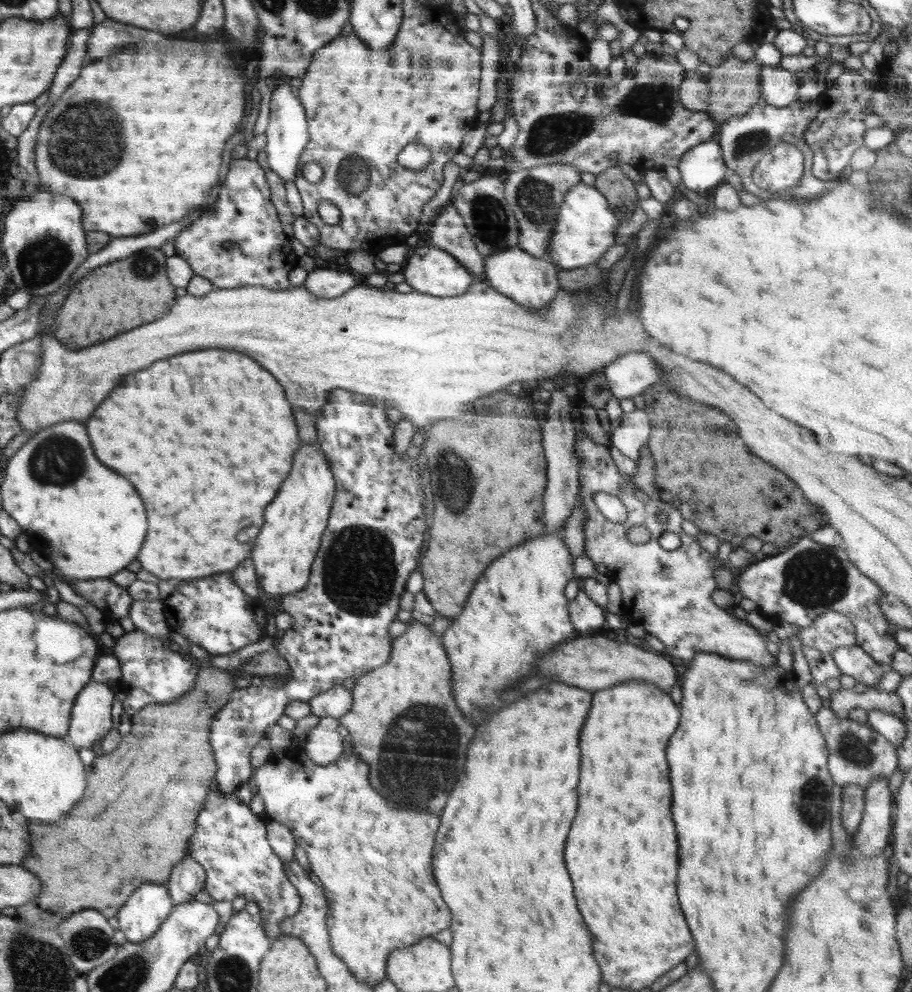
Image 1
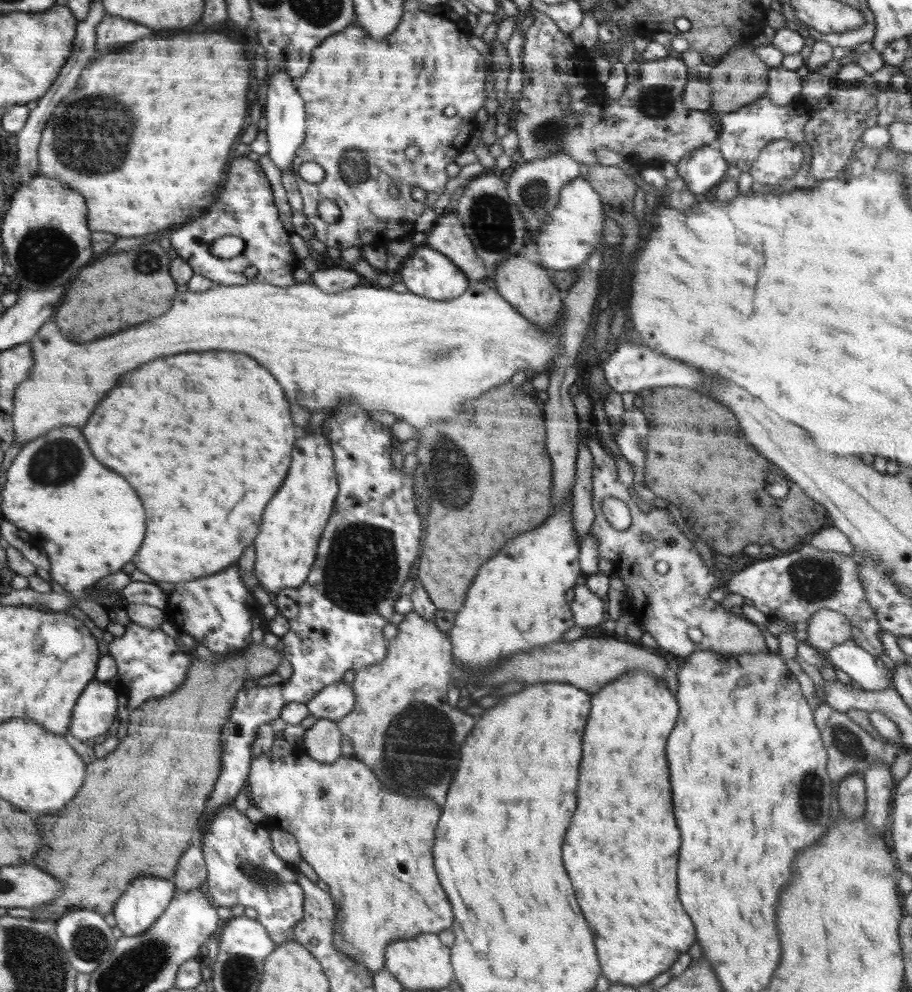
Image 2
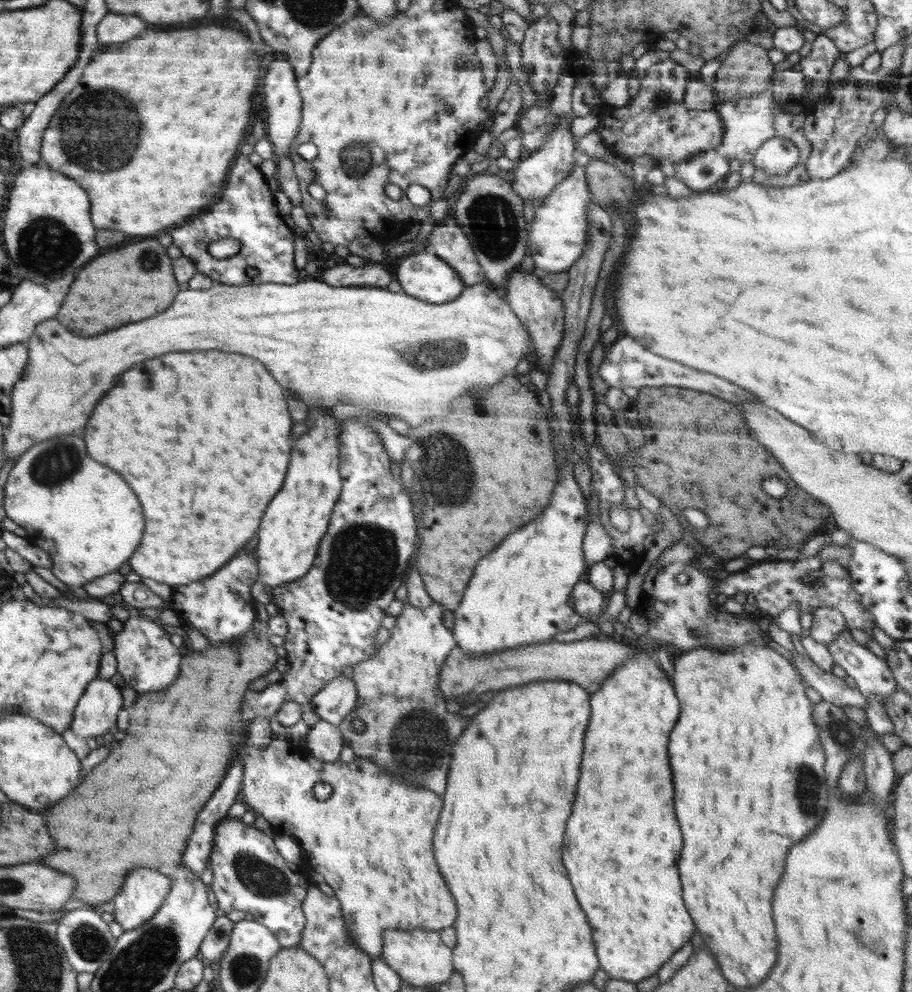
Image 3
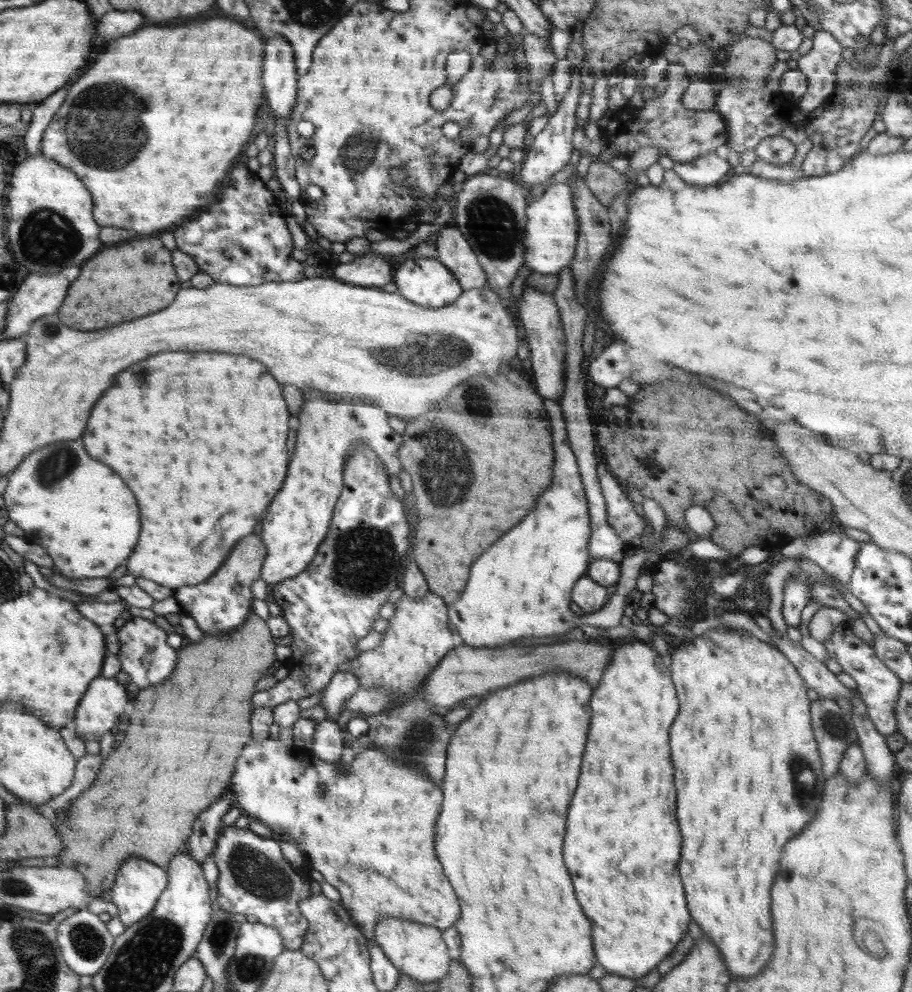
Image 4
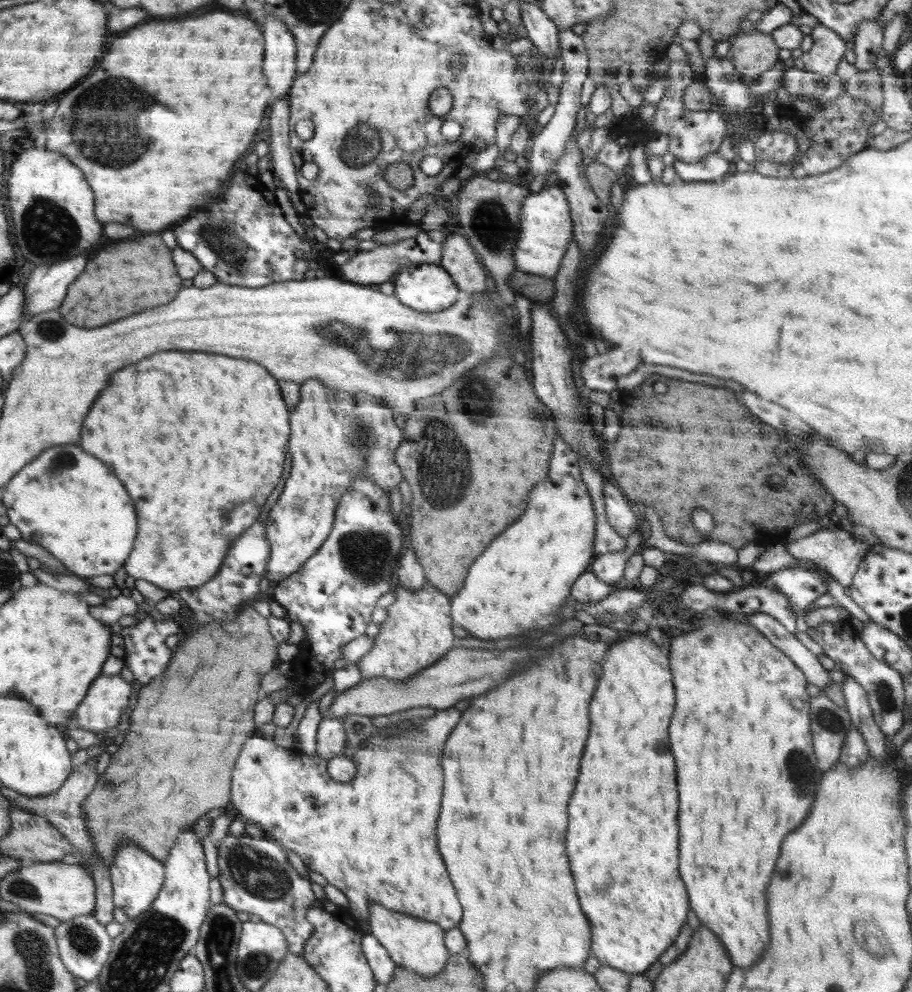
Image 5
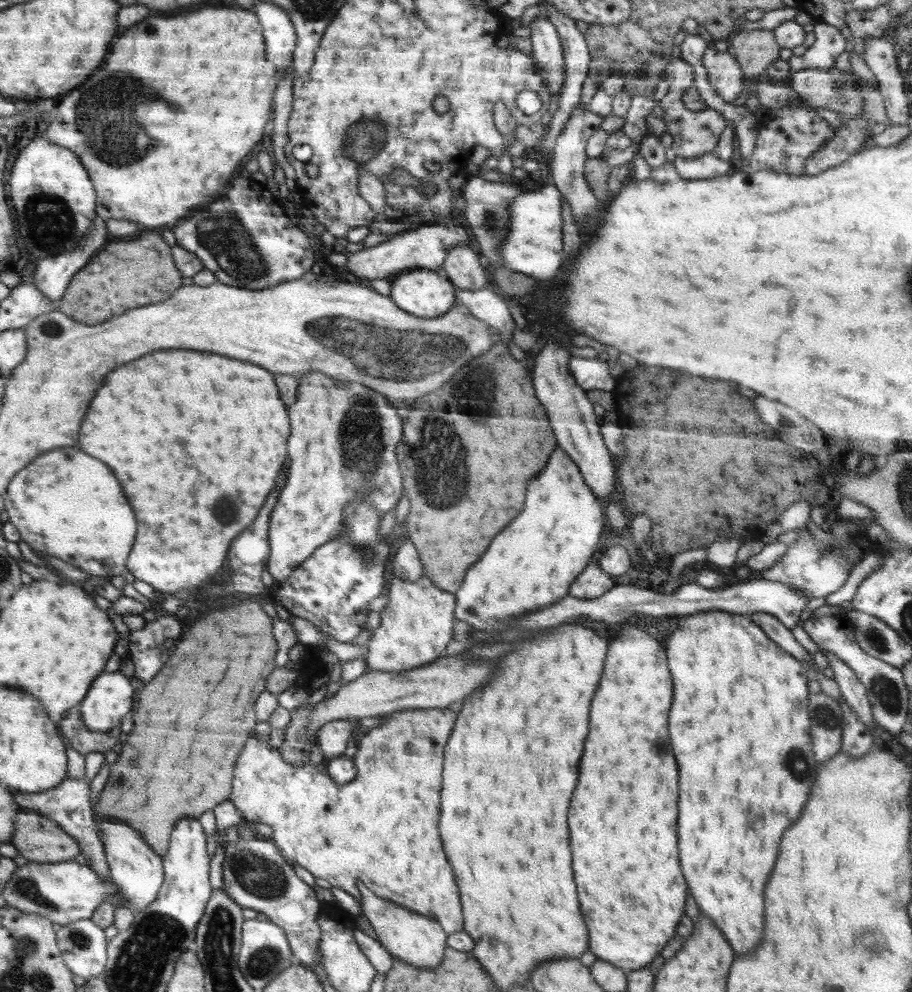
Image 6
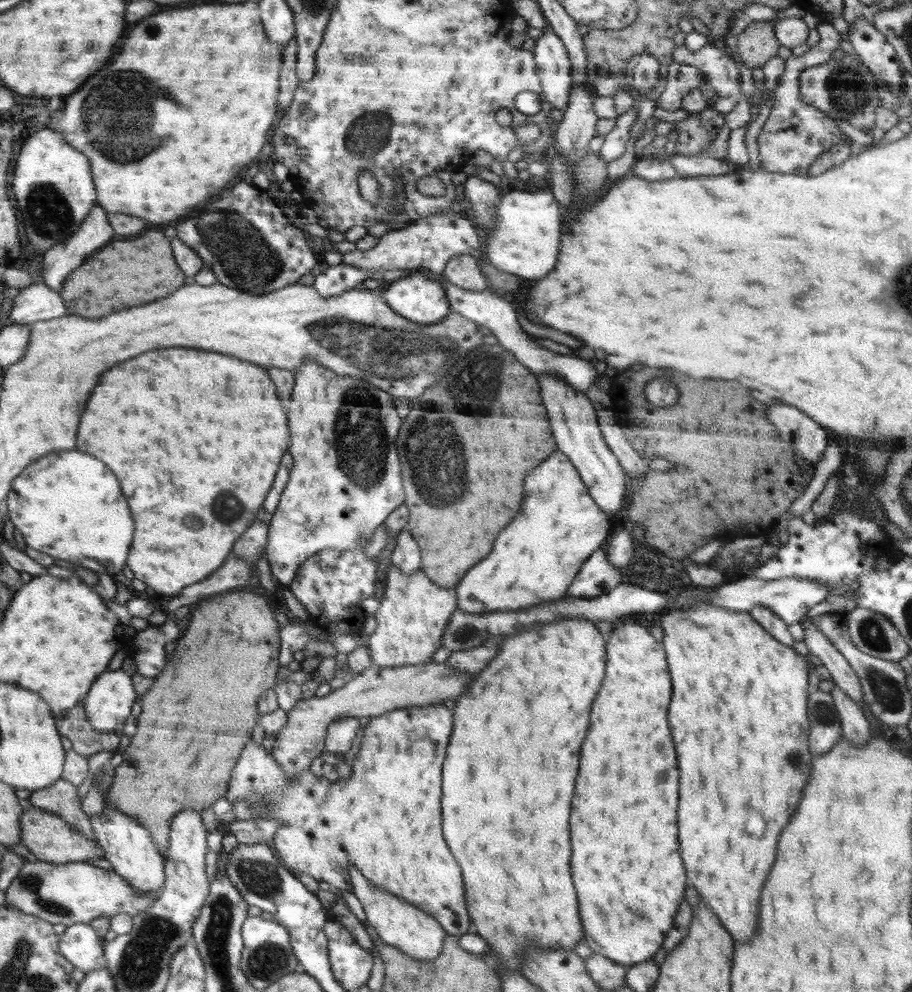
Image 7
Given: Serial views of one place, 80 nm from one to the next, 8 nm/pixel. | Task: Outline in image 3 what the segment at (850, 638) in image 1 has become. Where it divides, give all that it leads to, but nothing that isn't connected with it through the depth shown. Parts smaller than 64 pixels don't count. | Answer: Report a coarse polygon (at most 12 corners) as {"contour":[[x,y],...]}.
{"contour":[[837,609],[812,613],[810,636],[828,647],[847,622]]}

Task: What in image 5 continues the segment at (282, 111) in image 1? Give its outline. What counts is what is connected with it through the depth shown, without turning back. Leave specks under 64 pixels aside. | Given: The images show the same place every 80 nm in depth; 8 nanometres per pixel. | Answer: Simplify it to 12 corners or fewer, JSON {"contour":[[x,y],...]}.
{"contour":[[277,16],[262,20],[266,78],[274,100],[298,76],[293,34]]}

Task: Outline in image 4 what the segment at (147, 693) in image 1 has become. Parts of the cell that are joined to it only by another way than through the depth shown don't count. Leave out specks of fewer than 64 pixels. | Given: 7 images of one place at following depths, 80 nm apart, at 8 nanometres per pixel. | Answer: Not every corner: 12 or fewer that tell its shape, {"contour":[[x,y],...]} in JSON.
{"contour":[[154,621],[117,629],[122,672],[134,690],[164,682],[176,649]]}

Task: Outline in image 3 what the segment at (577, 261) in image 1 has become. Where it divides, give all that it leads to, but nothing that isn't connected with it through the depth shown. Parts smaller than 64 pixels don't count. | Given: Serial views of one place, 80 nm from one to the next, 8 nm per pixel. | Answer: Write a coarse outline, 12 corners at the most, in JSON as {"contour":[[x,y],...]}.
{"contour":[[585,167],[536,205],[528,242],[539,273],[583,256],[592,196]]}

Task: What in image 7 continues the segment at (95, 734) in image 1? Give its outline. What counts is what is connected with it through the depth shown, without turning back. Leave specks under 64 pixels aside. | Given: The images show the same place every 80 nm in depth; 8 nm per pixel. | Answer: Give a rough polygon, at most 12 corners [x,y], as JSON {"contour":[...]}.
{"contour":[[117,669],[82,703],[94,730],[115,732],[138,694]]}

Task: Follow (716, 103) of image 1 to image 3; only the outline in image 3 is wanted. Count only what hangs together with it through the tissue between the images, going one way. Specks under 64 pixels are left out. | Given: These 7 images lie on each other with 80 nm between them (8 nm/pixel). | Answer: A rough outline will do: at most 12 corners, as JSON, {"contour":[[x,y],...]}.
{"contour":[[740,41],[712,84],[717,103],[771,87],[768,50]]}

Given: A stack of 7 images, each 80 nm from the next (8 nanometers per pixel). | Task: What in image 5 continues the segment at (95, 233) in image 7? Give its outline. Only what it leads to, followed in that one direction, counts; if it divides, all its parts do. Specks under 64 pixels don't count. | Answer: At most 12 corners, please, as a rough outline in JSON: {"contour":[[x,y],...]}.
{"contour":[[88,254],[36,267],[23,285],[22,324],[58,309]]}

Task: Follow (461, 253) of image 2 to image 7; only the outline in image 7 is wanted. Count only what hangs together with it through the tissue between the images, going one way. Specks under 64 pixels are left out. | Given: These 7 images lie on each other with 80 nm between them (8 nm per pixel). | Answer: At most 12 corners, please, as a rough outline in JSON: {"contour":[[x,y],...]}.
{"contour":[[474,255],[453,256],[442,276],[466,290],[488,288]]}

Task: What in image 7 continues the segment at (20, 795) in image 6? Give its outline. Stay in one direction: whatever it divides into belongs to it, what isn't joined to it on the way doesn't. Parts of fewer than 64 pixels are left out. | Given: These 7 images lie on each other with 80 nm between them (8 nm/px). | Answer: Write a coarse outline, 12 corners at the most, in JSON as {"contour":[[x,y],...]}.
{"contour":[[59,779],[26,804],[54,813],[95,838],[74,783]]}

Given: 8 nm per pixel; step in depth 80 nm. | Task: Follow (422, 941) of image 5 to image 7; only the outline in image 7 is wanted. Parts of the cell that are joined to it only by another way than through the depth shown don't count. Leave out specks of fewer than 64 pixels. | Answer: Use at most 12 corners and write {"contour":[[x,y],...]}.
{"contour":[[349,866],[382,942],[435,960],[448,932],[433,915]]}

